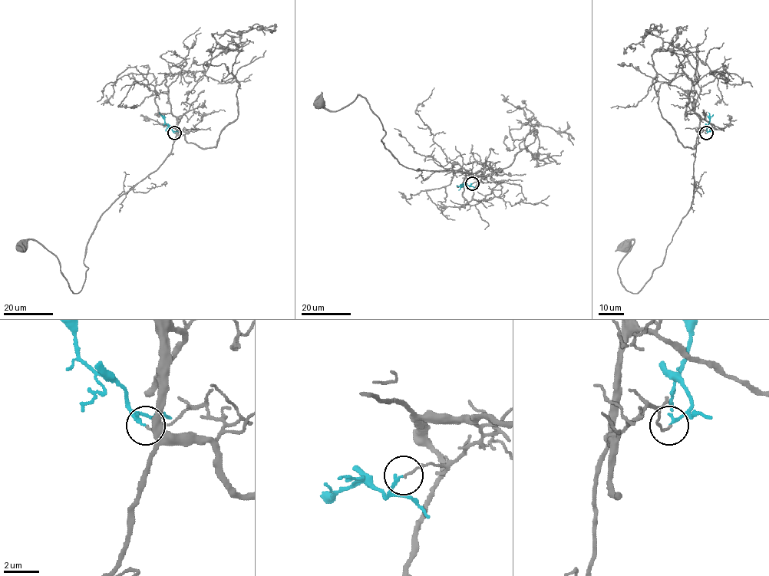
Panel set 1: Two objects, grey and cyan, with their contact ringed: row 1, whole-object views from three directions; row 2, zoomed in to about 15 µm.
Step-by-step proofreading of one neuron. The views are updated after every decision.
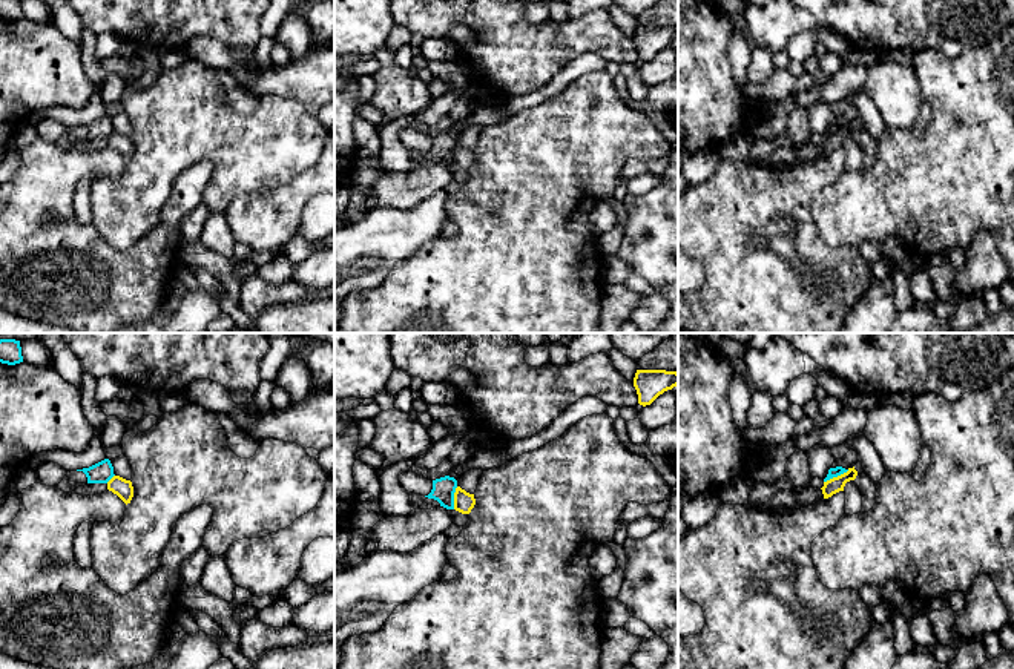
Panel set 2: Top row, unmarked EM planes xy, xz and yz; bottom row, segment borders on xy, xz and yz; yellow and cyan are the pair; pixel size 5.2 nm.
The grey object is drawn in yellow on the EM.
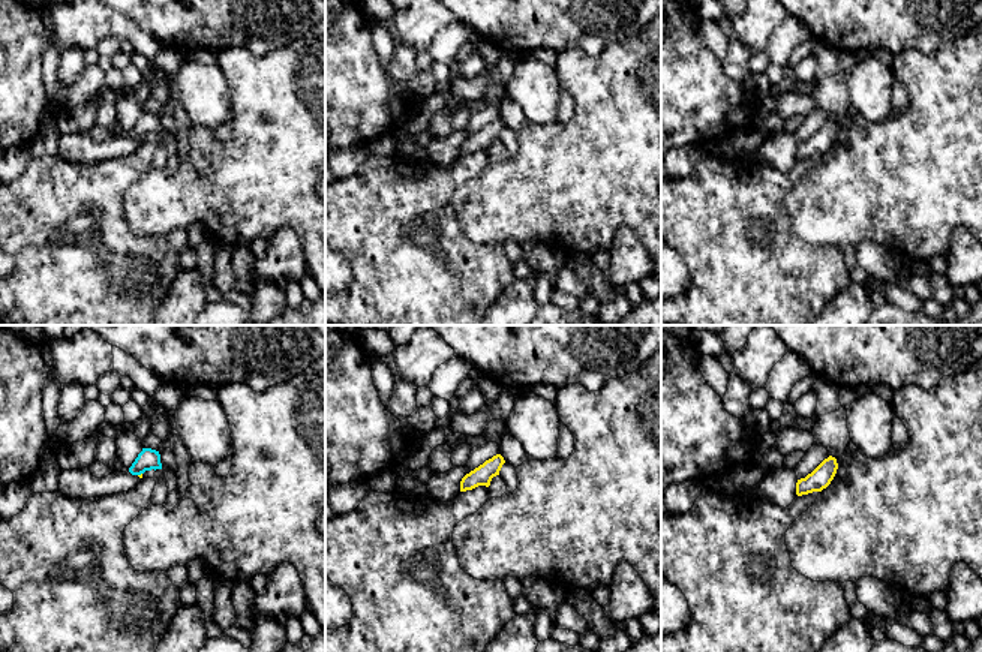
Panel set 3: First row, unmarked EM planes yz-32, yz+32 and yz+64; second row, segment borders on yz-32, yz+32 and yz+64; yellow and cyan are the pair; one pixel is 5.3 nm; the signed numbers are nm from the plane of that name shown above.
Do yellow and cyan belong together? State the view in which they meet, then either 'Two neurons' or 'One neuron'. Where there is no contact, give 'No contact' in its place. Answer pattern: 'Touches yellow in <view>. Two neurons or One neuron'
Touches yellow in yz. Two neurons

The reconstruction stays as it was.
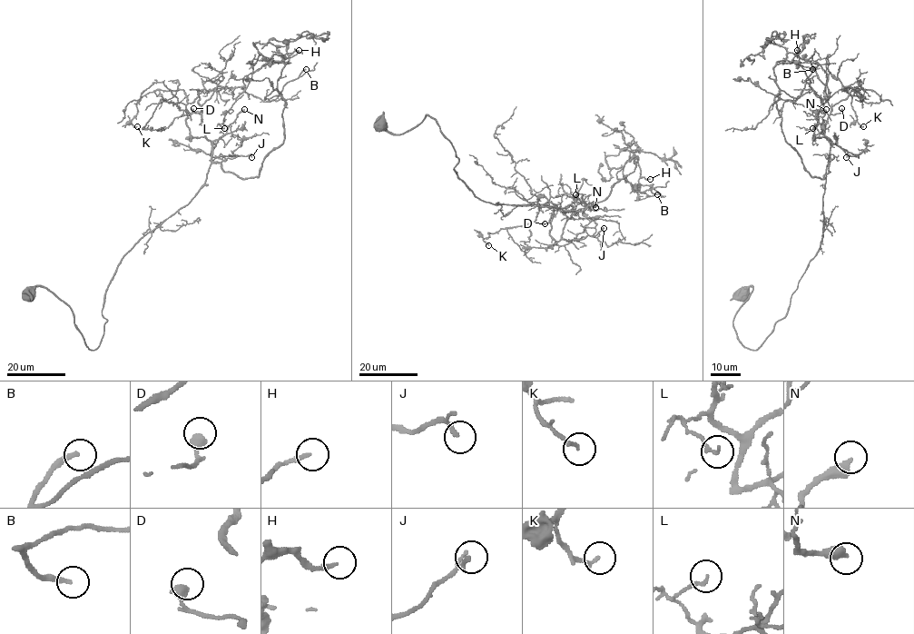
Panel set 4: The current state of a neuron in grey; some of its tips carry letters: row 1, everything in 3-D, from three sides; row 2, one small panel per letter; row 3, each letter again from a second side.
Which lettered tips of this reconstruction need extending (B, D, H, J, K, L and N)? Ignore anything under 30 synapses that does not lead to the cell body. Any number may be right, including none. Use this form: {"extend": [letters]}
{"extend": ["B", "H", "N"]}

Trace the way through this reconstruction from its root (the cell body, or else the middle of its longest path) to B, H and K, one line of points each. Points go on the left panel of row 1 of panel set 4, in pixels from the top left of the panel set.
B: (29, 294), (94, 350), (122, 257), (212, 163), (258, 177), (284, 139), (264, 97), (306, 69)
H: (29, 294), (54, 292), (94, 350), (122, 257), (212, 163), (258, 177), (282, 143), (277, 81), (299, 50)
K: (29, 294), (94, 350), (120, 260), (204, 183), (181, 89), (144, 94), (137, 126)

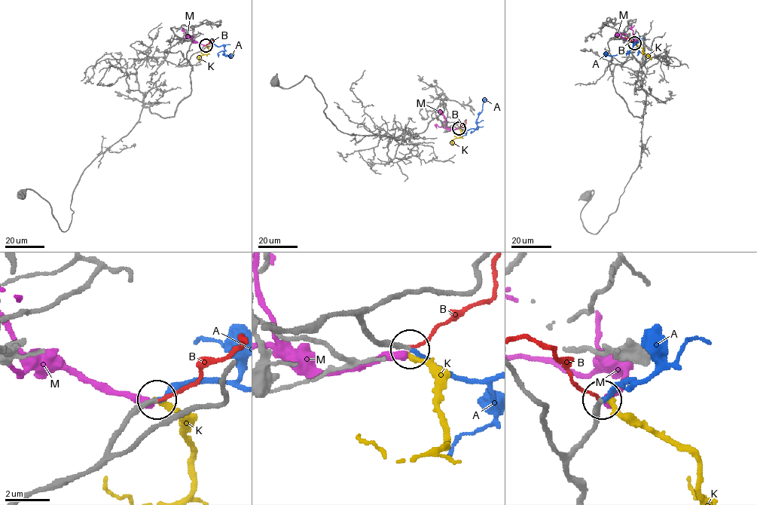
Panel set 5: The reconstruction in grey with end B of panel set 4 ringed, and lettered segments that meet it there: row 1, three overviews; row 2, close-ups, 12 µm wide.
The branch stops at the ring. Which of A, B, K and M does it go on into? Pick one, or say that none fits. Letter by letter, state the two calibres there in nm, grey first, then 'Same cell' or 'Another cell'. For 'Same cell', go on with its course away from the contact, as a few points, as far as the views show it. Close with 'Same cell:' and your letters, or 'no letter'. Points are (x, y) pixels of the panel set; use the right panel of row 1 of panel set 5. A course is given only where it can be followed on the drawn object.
A: Thickness 240 nm (grey) against 240 nm. Same cell. Its course: (634, 44), (637, 42), (627, 53), (609, 56), (605, 53), (607, 52)
B: Thickness 240 nm (grey) against 110 nm. Another cell
K: Thickness 240 nm (grey) against 240 nm. Another cell
M: Thickness 240 nm (grey) against 400 nm. Another cell
Same cell: A

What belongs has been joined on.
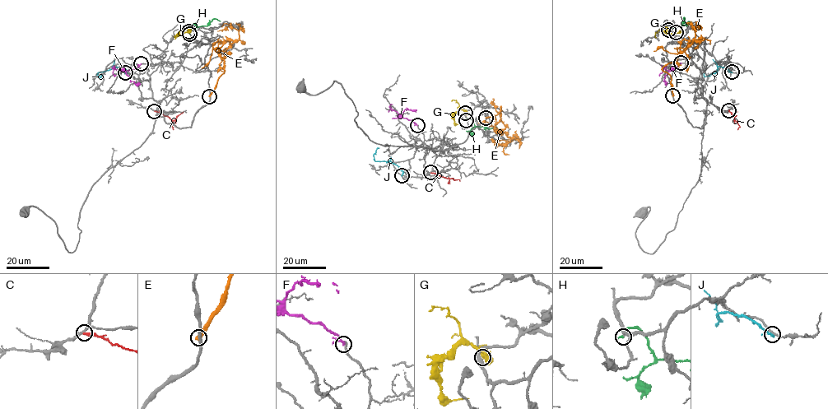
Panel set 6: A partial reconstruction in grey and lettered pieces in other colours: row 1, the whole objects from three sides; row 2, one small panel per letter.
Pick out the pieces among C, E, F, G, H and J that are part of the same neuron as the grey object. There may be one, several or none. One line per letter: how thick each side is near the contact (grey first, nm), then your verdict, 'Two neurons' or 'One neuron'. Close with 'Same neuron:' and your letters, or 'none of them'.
C: Thickness 200 nm (grey) against 320 nm. Two neurons
E: Thickness 280 nm (grey) against 440 nm. Two neurons
F: Thickness 190 nm (grey) against 160 nm. Two neurons
G: Thickness 420 nm (grey) against 400 nm. Two neurons
H: Thickness 200 nm (grey) against 200 nm. One neuron
J: Thickness 160 nm (grey) against 180 nm. Two neurons
Same neuron: H

